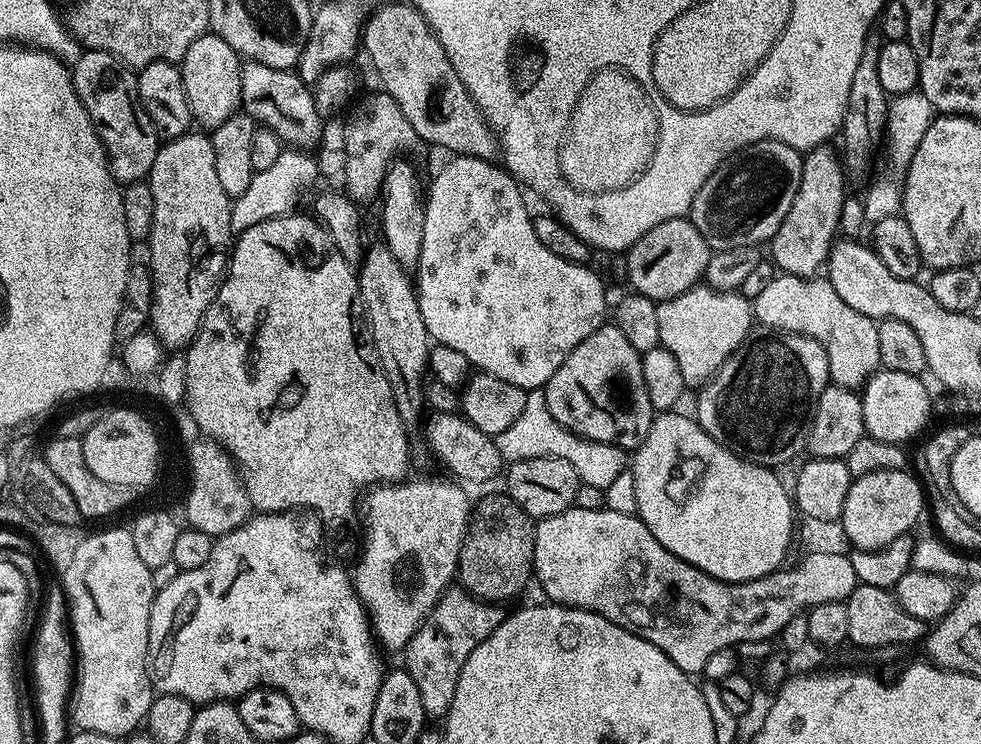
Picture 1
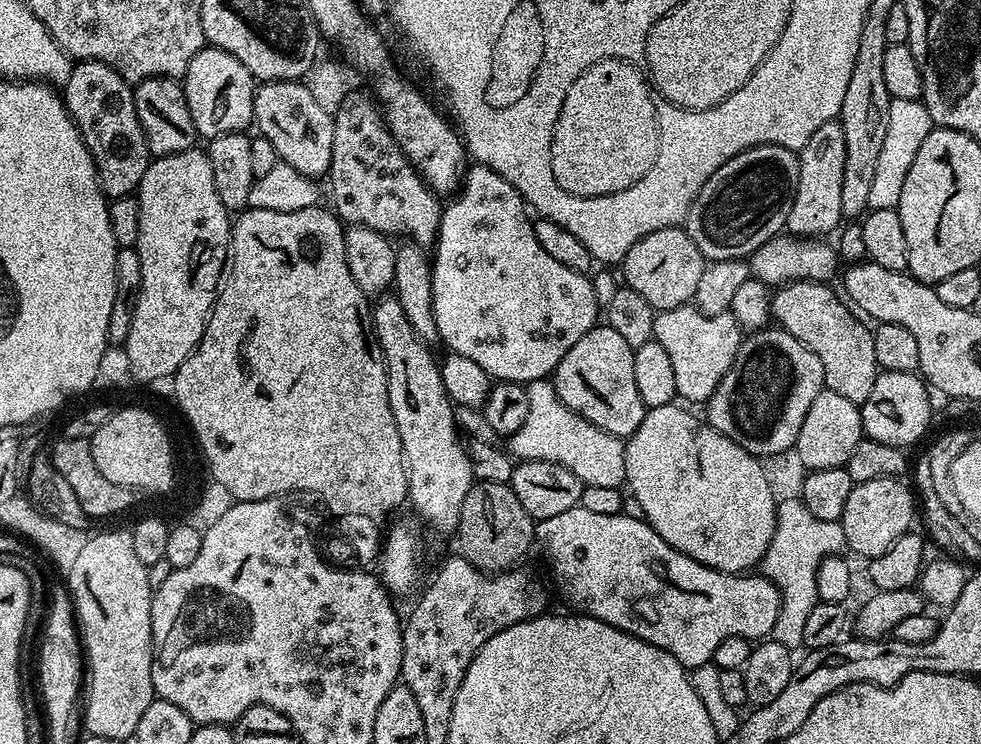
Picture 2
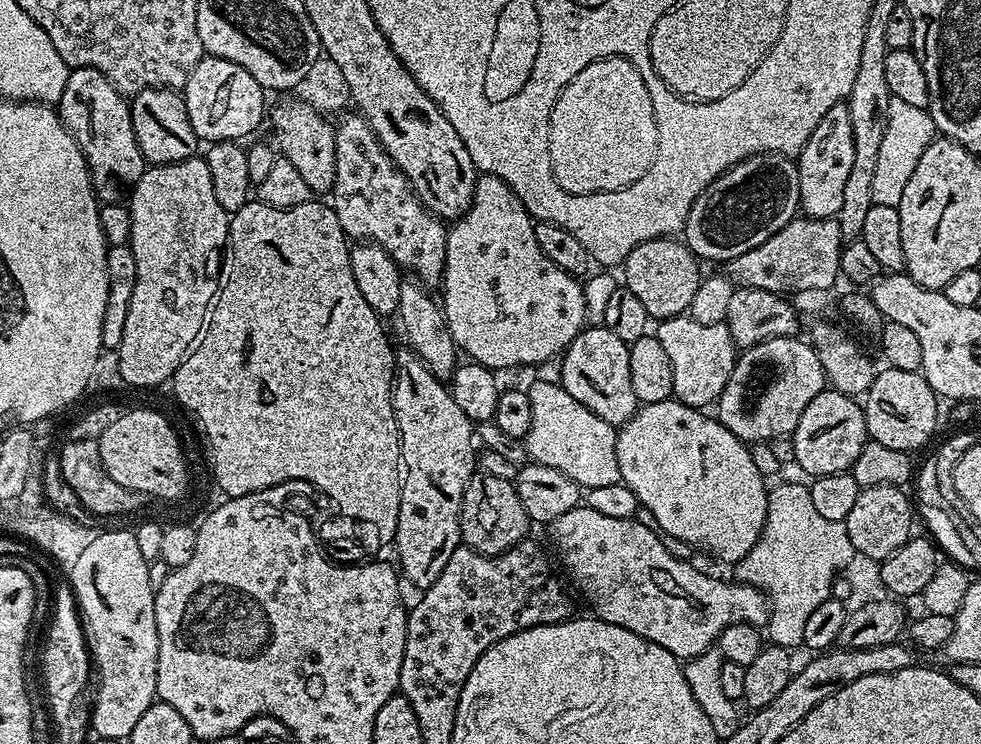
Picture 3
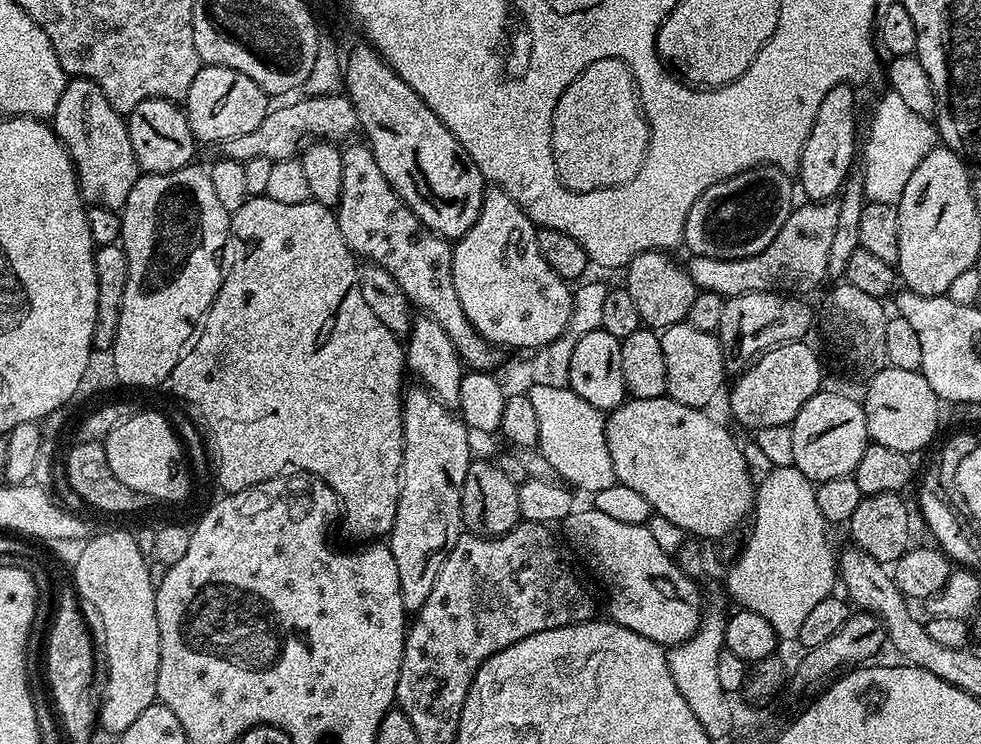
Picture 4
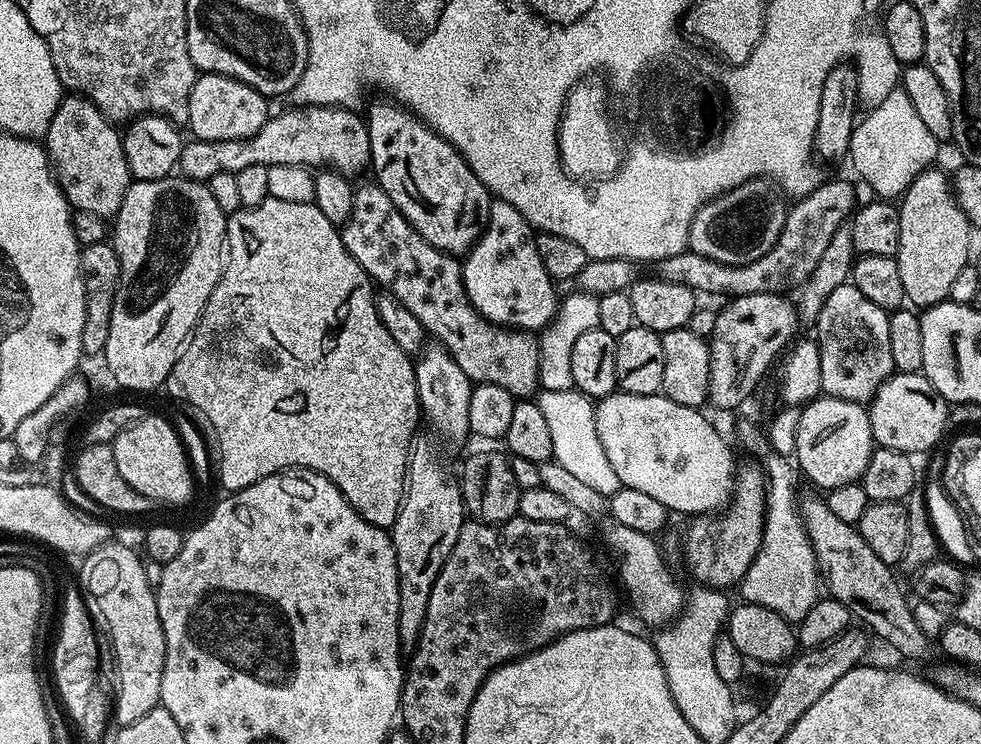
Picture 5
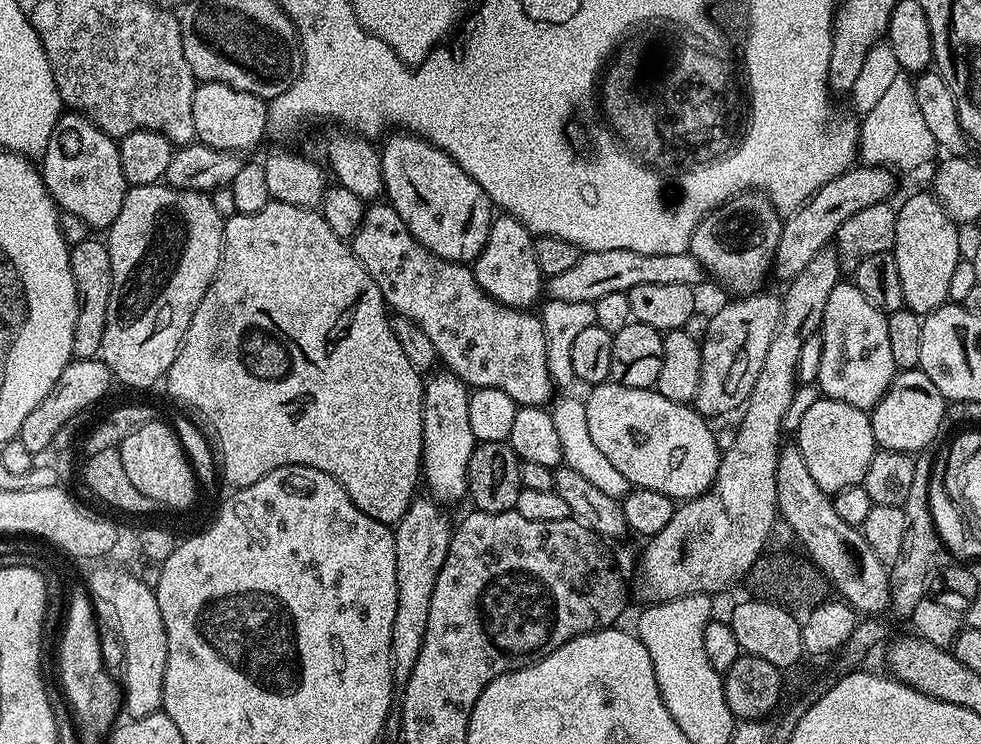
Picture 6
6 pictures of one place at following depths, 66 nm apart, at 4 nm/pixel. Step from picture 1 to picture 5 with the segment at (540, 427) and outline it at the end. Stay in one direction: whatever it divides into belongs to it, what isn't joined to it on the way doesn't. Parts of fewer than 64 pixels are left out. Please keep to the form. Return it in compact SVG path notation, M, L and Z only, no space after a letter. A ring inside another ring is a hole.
M573 387L570 390L543 390L535 397L535 401L542 410L550 430L552 459L564 466L567 472L573 473L583 481L583 485L590 486L602 497L607 498L615 494L622 485L618 474L614 474L610 462L606 462L602 442L598 442L596 417L590 411L589 397L582 392L577 392Z

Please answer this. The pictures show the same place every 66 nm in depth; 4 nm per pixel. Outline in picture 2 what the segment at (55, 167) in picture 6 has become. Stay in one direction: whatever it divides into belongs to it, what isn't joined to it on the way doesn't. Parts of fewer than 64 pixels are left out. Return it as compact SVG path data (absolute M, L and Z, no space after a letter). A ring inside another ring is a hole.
M81 60L62 85L62 95L80 137L94 158L104 195L109 198L133 195L150 163L148 143L136 113L133 85L101 60Z

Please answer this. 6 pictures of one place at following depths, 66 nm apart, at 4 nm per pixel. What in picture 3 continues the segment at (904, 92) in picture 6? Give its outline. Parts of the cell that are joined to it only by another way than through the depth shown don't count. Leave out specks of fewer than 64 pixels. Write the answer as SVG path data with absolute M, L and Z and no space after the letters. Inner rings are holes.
M889 99L886 132L882 134L882 146L878 149L878 166L874 170L874 194L872 195L874 204L899 208L902 193L910 182L910 174L914 174L914 166L918 166L918 158L922 158L926 146L930 146L937 136L934 118L927 108L910 106L901 100Z

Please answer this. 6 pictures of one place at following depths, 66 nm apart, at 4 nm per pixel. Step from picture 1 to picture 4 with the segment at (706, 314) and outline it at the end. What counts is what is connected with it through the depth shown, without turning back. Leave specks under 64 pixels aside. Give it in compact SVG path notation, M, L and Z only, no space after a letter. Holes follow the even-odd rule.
M685 322L663 329L659 338L662 358L666 358L667 396L674 402L682 402L682 406L707 409L707 404L719 394L724 384L726 355L717 333L694 330L694 326Z

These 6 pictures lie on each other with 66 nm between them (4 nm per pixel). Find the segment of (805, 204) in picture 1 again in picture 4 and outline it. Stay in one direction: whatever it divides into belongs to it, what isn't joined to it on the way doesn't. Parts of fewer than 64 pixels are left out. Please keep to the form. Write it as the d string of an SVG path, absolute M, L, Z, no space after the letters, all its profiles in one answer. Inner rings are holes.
M849 83L834 86L822 100L822 106L818 106L818 114L814 118L814 126L804 143L804 149L800 155L798 173L798 188L805 192L807 199L812 202L828 202L839 197L844 183L848 181L853 171L852 159L858 156L858 136L856 140L856 96L853 85Z

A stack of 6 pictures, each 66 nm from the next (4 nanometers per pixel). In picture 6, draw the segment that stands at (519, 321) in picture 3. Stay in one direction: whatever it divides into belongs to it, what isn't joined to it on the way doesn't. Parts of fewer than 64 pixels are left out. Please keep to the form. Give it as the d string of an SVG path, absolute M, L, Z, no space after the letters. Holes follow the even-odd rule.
M497 215L490 226L486 246L474 262L476 285L487 296L492 296L508 308L531 309L532 303L536 299L539 301L542 296L542 277L538 270L538 258L534 258L535 245L533 233L528 232L522 222L513 216Z

